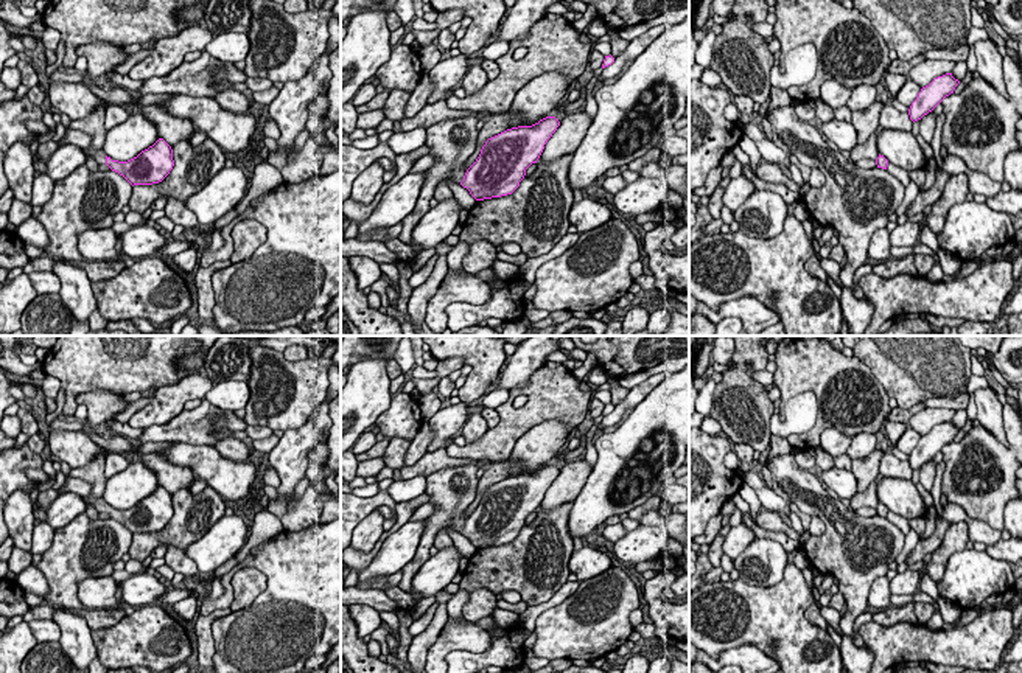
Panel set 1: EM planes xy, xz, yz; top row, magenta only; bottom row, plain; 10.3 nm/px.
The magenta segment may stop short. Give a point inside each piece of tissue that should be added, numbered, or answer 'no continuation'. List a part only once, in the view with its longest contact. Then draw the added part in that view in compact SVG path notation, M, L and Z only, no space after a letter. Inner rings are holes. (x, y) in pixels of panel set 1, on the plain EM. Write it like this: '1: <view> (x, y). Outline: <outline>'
1: xy (100, 505). Outline: M93 494L82 496L86 505L95 505L98 513L106 513L106 502L103 499L96 499Z

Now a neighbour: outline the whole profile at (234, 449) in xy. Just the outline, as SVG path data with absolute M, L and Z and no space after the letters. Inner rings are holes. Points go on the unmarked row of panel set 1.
M222 438L213 445L213 448L224 457L233 462L254 460L254 449L243 440Z

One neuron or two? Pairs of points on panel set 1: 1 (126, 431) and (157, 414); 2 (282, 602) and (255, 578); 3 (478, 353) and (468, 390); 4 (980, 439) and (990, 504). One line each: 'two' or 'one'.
1: two
2: two
3: one
4: one

